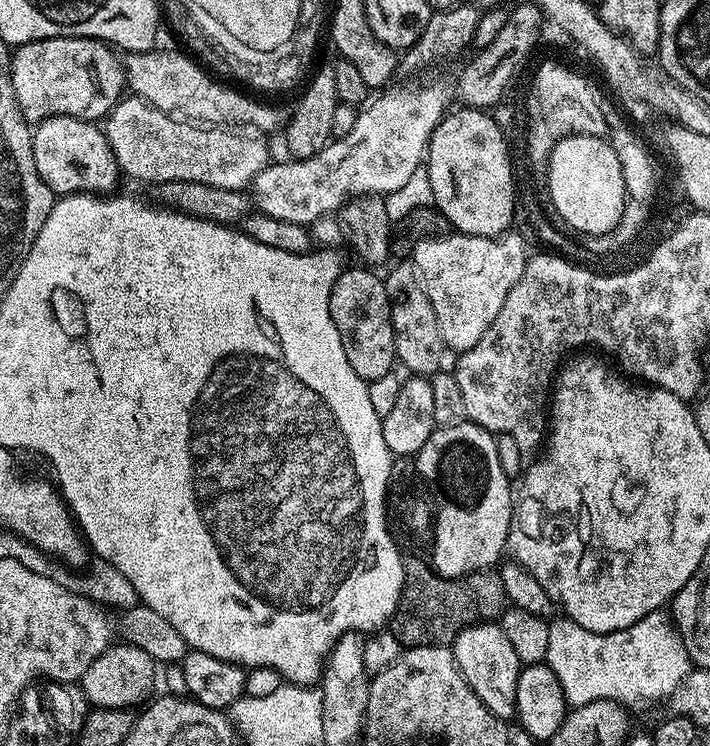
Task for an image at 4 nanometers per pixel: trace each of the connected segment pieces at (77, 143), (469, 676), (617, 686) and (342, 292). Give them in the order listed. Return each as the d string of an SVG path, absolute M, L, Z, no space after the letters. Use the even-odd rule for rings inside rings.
M69 116L41 120L32 133L32 149L38 174L54 194L112 194L117 191L116 183L122 180L114 150L110 150L105 129L99 123Z
M485 622L472 624L456 633L450 644L460 673L466 678L470 690L478 694L478 698L494 715L511 721L516 715L516 695L518 694L518 678L521 663L518 654L514 654L514 646L510 646L506 634L502 634L499 623Z
M667 611L651 612L626 630L606 634L586 630L567 618L559 619L548 625L550 650L546 663L554 670L569 705L595 700L615 700L625 706L663 701L693 671L684 640L676 633Z
M345 267L341 271L338 282L330 294L330 314L344 340L346 358L350 358L354 374L371 382L393 371L397 363L394 326L390 318L390 298L384 289L383 279L372 273L375 271L360 267L362 268Z

